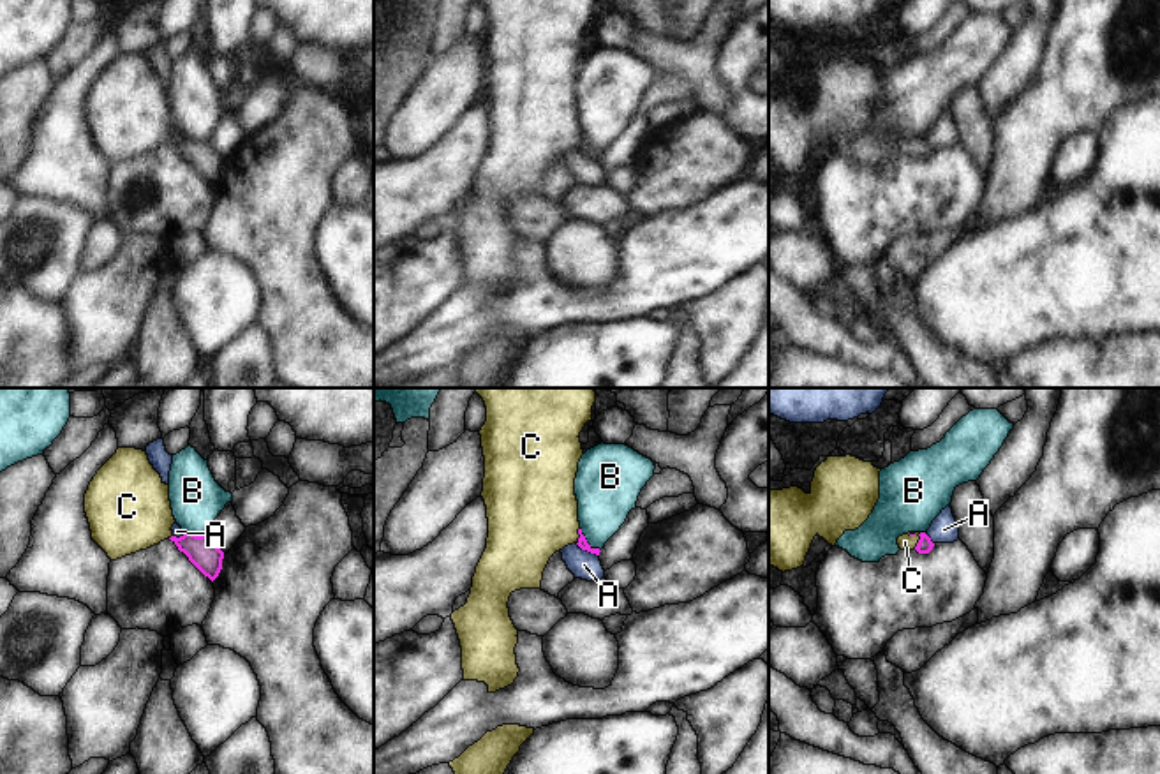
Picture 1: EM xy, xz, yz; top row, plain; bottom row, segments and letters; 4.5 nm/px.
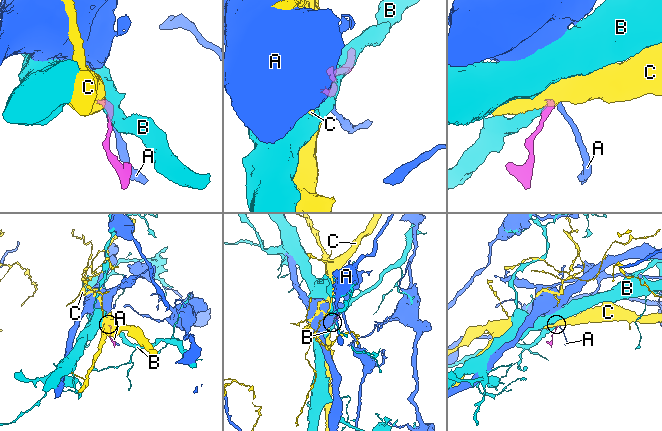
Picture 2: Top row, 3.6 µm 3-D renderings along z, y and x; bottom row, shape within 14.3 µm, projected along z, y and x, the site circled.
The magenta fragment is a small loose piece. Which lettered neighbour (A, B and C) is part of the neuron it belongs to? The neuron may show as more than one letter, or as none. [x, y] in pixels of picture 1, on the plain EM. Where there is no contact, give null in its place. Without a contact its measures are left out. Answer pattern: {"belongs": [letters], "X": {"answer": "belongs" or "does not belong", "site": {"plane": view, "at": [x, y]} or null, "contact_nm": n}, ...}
{"belongs": ["C"], "A": {"answer": "does not belong", "site": {"plane": "xz", "at": [587, 156]}, "contact_nm": 130}, "B": {"answer": "does not belong", "site": {"plane": "xz", "at": [586, 147]}, "contact_nm": 140}, "C": {"answer": "belongs", "site": {"plane": "yz", "at": [919, 147]}, "contact_nm": 90}}

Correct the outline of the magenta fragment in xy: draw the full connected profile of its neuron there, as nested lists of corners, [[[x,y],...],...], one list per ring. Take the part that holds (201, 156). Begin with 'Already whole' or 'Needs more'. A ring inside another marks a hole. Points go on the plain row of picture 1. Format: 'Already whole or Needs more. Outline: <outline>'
Already whole. Outline: [[[185,138],[180,143],[171,141],[169,145],[204,182],[208,182],[212,187],[219,182],[224,157],[208,141]]]

